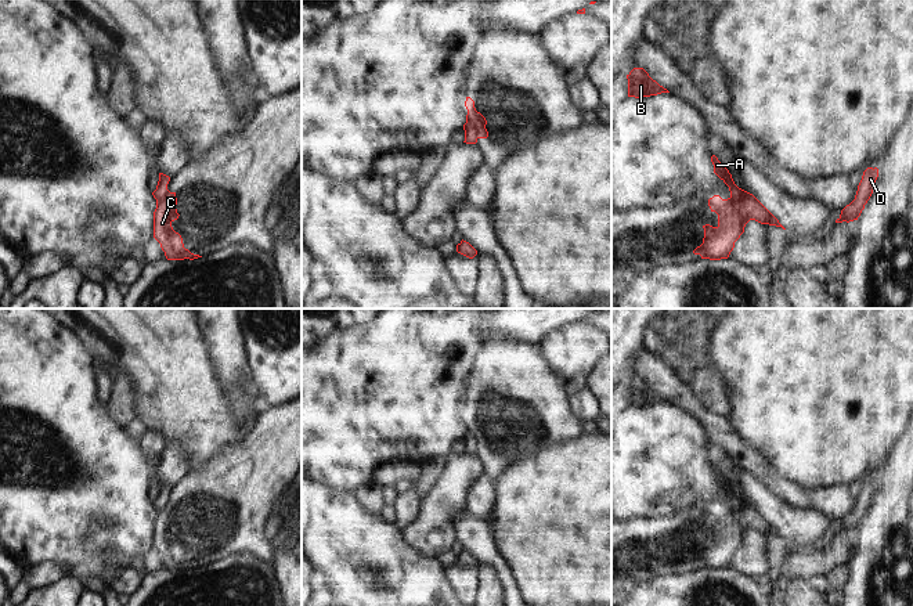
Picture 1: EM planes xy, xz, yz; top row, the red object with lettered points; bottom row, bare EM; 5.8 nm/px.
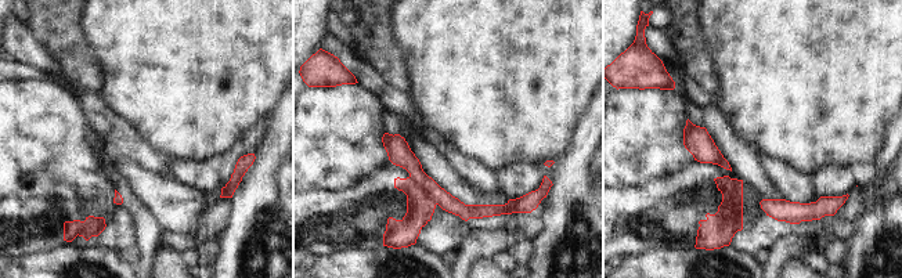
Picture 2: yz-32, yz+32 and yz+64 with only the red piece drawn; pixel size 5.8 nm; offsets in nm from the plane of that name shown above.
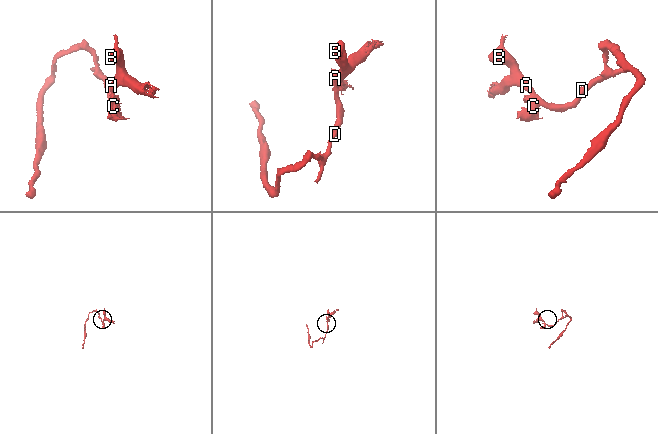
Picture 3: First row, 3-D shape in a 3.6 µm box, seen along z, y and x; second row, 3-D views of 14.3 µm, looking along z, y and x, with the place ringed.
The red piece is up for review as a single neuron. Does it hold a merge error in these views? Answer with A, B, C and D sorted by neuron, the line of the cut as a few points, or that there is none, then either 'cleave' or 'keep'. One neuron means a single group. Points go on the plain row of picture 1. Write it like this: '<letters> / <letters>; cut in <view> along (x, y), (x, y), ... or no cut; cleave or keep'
A B D / C; cut in yz along (731, 505), (738, 509), (743, 523), (750, 529); cleave

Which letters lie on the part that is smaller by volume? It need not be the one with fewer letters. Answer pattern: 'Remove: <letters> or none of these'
Remove: C

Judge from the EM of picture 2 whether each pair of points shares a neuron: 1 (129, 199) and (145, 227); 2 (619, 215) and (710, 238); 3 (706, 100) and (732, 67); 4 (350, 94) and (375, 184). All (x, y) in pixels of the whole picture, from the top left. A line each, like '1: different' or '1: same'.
1: same
2: same
3: different
4: different

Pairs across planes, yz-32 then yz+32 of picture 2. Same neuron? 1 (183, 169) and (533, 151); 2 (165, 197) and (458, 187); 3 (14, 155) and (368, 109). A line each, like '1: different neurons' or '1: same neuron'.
1: different neurons
2: same neuron
3: same neuron

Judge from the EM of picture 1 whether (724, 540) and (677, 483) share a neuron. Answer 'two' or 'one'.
two

